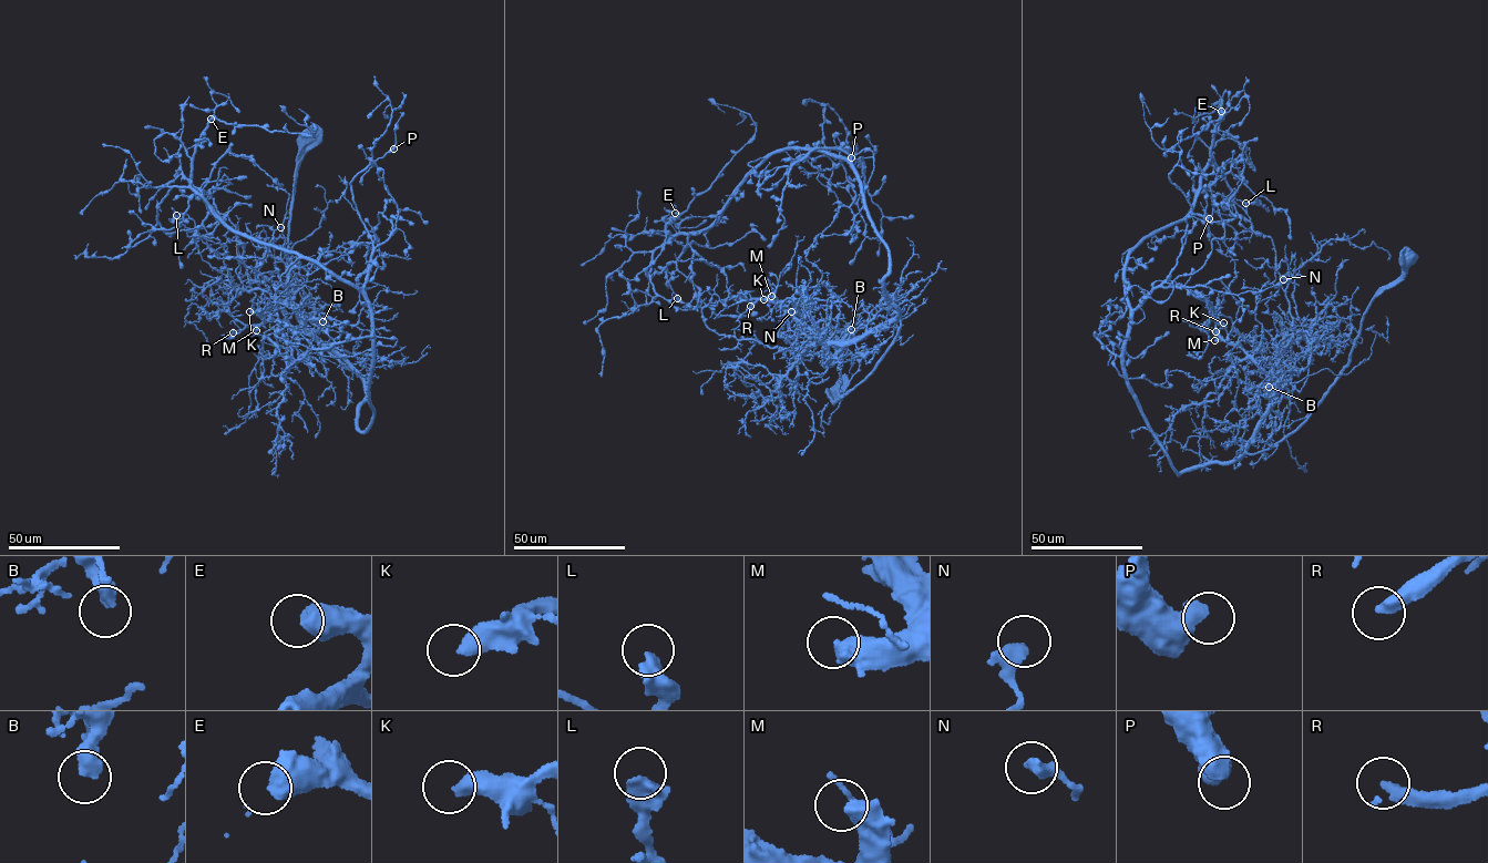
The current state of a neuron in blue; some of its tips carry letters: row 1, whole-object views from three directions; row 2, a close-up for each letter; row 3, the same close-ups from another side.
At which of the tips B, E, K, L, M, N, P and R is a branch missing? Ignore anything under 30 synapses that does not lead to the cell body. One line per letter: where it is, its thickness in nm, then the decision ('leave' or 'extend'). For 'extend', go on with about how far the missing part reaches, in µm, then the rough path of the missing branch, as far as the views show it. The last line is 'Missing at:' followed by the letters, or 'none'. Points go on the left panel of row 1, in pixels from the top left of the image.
B: at (322, 321); 440 nm thick; leave
E: at (211, 119); 600 nm thick; leave
K: at (249, 311); 440 nm thick; leave
L: at (176, 215); 400 nm thick; leave
M: at (256, 330); 550 nm thick; extend; about 120 µm are missing; missing branch runs (256, 330), (260, 340), (255, 348), (263, 362), (267, 368), (277, 365), (266, 312), (250, 273), (223, 252)
N: at (280, 227); 440 nm thick; leave
P: at (393, 149); 500 nm thick; leave
R: at (233, 332); 400 nm thick; extend; about 50 µm are missing; missing branch runs (233, 332), (213, 331), (202, 321), (204, 326), (193, 329), (185, 326), (184, 330), (192, 328), (192, 331)
Missing at: M, R

